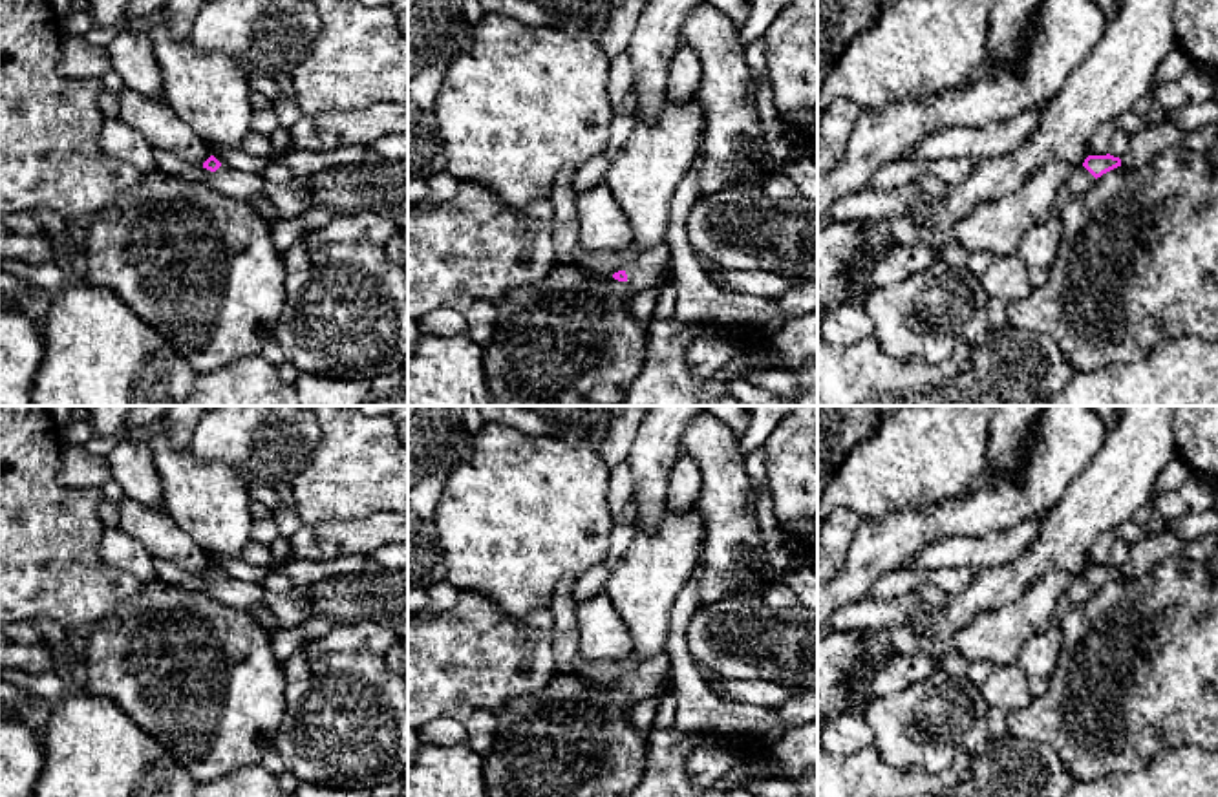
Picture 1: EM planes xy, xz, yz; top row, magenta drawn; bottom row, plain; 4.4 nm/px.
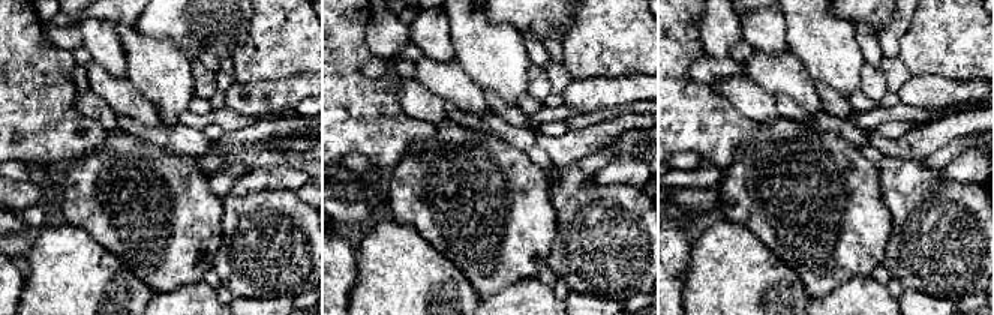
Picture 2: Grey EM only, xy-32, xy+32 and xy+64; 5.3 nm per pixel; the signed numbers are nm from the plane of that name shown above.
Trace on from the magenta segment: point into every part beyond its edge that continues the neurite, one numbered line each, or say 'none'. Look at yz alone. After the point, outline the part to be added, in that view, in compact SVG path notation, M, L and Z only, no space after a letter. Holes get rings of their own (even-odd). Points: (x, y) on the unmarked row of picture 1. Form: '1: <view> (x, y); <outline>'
1: yz (1079, 591); M1075 576L1064 590L1064 609L1086 603L1095 590L1097 589L1084 576Z

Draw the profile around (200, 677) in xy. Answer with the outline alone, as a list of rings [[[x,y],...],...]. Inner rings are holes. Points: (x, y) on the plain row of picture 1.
[[[157,576],[144,581],[137,596],[91,625],[86,645],[86,685],[90,695],[117,704],[168,749],[198,784],[262,764],[285,709],[285,676],[272,654],[271,632],[251,612],[227,607],[203,592],[170,585]]]

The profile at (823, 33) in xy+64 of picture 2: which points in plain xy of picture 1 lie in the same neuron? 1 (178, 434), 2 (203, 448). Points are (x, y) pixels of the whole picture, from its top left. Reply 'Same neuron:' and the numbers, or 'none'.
Same neuron: none

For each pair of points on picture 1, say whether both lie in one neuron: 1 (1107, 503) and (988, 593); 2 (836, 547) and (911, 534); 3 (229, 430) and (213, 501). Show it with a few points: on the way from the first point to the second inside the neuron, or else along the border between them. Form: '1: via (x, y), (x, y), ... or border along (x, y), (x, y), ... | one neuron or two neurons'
1: via (1078, 521), (1017, 576) | one neuron
2: border along (862, 520), (845, 562), (836, 573) | two neurons
3: border along (187, 448), (198, 461), (224, 461), (247, 487) | two neurons

